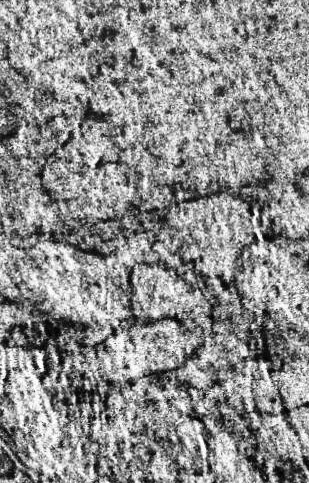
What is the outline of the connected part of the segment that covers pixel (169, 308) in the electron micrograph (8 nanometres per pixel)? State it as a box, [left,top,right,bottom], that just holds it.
[132,264,214,338]

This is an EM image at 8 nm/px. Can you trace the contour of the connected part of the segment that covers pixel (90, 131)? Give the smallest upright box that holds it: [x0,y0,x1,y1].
[70,116,118,168]

